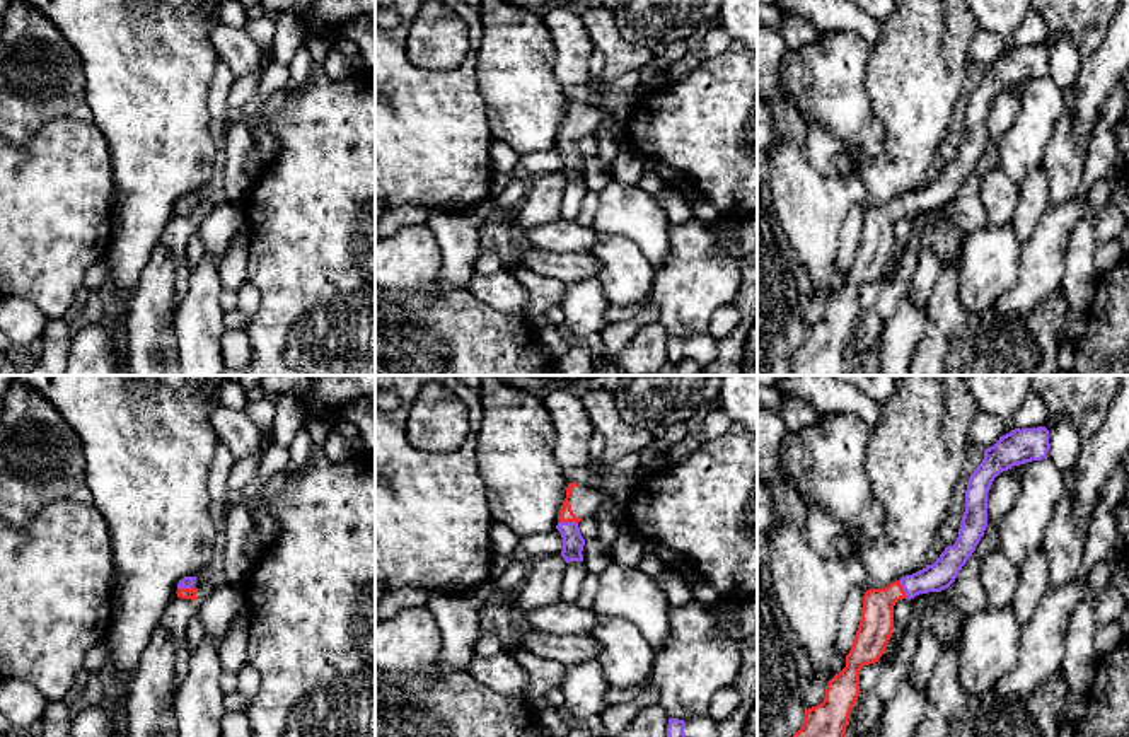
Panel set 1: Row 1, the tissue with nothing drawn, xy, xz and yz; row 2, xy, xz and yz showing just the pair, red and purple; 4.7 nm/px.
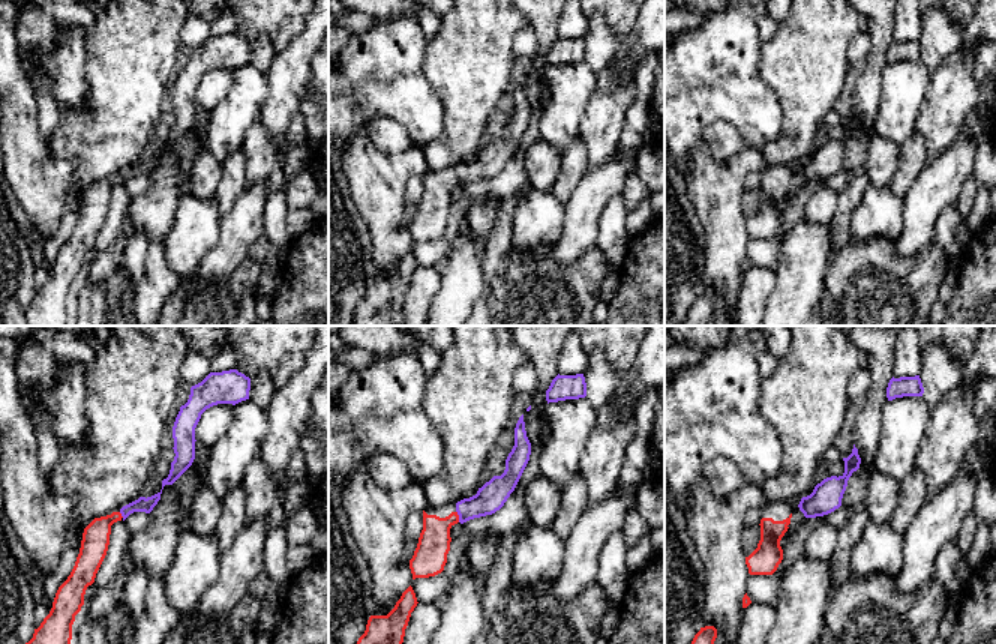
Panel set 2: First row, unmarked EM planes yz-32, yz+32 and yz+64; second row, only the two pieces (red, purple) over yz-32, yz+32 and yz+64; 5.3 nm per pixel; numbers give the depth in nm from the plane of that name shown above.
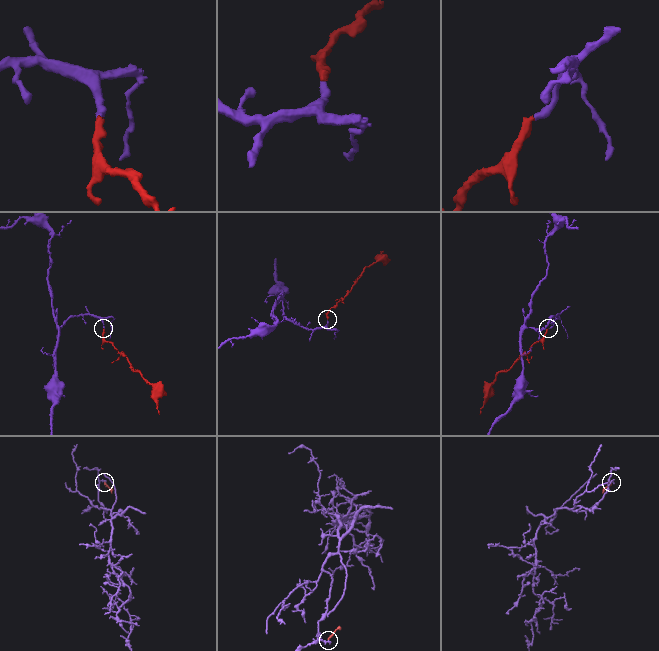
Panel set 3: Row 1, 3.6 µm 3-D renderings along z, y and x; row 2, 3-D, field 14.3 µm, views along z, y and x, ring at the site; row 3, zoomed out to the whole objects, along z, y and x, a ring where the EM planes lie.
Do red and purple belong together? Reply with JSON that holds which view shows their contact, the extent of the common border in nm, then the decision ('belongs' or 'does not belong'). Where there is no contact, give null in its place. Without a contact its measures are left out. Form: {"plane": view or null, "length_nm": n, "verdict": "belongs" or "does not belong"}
{"plane": "xz", "length_nm": 90, "verdict": "belongs"}

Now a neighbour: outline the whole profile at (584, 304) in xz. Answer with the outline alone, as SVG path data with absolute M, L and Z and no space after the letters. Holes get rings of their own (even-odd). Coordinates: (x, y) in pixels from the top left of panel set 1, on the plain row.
M597 278L566 283L561 309L564 324L573 334L585 338L592 333L602 333L607 326L607 307L609 300Z

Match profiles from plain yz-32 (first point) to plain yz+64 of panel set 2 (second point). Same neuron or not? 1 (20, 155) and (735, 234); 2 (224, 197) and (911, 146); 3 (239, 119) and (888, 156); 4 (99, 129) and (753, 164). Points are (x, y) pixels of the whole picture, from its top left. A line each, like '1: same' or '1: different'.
1: same
2: same
3: different
4: different

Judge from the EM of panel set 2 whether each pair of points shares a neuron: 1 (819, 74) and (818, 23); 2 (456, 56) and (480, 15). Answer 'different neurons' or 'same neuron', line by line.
1: same neuron
2: same neuron

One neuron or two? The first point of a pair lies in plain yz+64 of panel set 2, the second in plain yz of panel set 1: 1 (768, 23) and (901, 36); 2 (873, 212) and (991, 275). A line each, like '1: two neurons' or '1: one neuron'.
1: two neurons
2: one neuron

